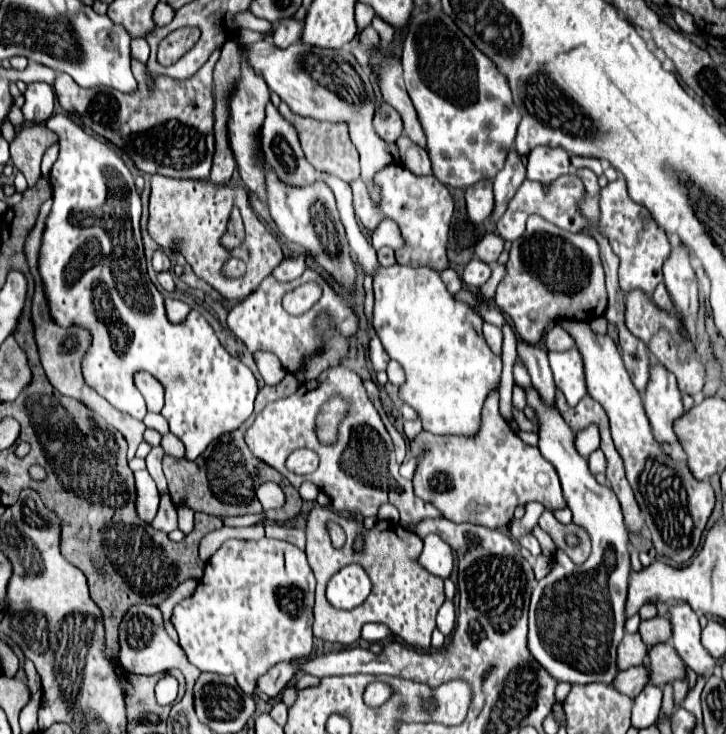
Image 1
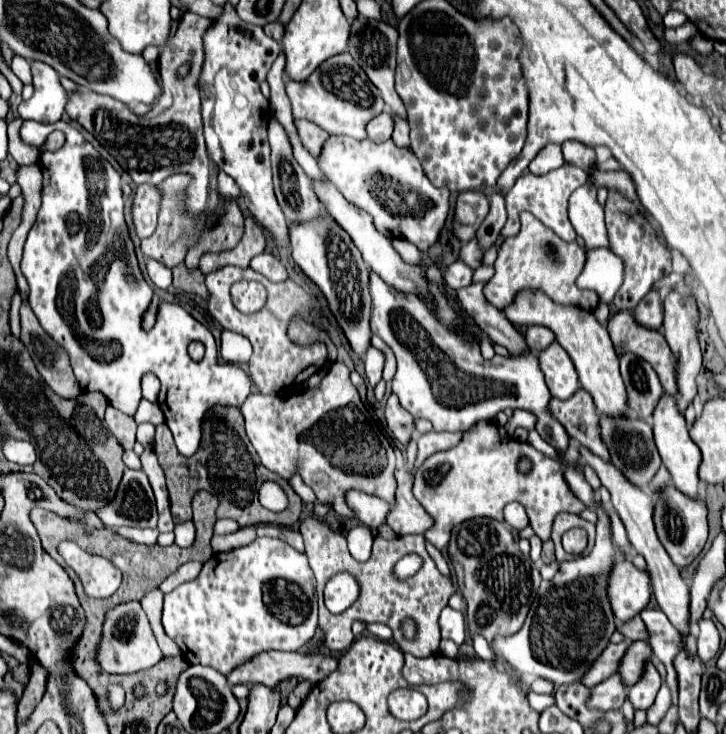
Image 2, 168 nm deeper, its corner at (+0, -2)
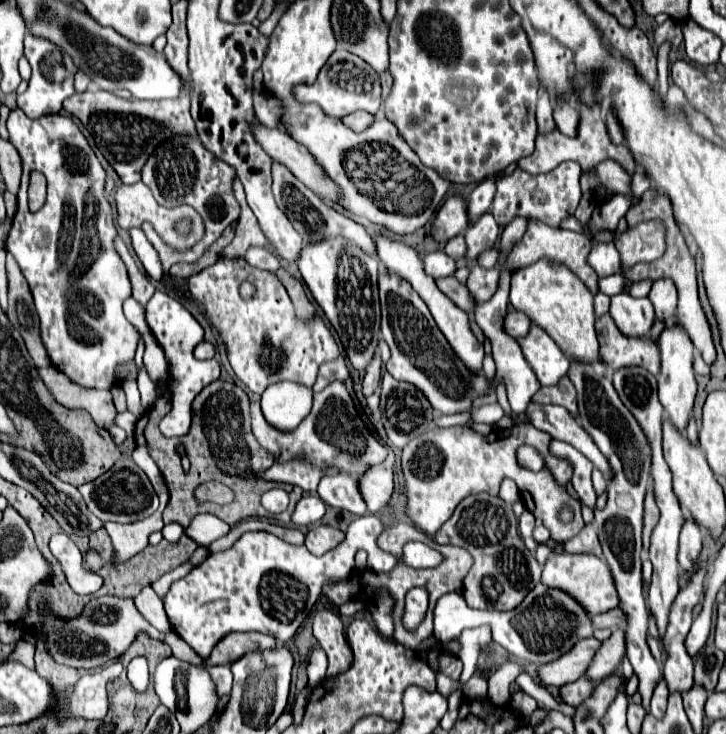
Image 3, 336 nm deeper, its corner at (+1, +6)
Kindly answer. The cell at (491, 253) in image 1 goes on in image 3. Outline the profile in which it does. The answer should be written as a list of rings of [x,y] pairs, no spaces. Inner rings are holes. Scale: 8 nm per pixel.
[[[457,235],[457,237],[453,237],[453,239],[445,245],[445,253],[457,261],[457,259],[463,259],[463,257],[465,257],[465,253],[467,253],[465,247],[467,247],[467,245],[465,245],[465,237],[463,237],[463,235]]]

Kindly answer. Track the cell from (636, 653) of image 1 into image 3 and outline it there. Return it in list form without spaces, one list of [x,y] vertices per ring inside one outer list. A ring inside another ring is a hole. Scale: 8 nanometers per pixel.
[[[587,637],[579,641],[567,655],[559,657],[553,663],[541,665],[539,675],[545,685],[559,685],[563,687],[565,683],[571,683],[579,677],[585,675],[587,667],[591,665],[591,659],[595,657],[595,651],[599,651],[599,639]]]

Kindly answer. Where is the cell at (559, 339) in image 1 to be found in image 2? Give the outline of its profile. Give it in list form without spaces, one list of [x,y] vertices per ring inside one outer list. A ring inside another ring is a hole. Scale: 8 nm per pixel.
[[[538,325],[528,327],[524,333],[524,339],[526,339],[532,353],[540,353],[544,347],[548,347],[550,341],[554,341],[552,331],[548,331],[546,327],[538,327]]]

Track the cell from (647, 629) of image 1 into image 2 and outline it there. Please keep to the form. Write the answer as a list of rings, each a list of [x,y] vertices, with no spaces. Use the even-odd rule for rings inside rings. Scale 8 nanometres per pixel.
[[[636,615],[634,619],[630,619],[630,621],[626,621],[626,623],[622,623],[622,625],[618,625],[616,627],[622,635],[624,635],[624,639],[628,639],[628,641],[638,641],[638,639],[648,639],[648,633],[646,633],[646,625],[644,625],[644,621]]]

